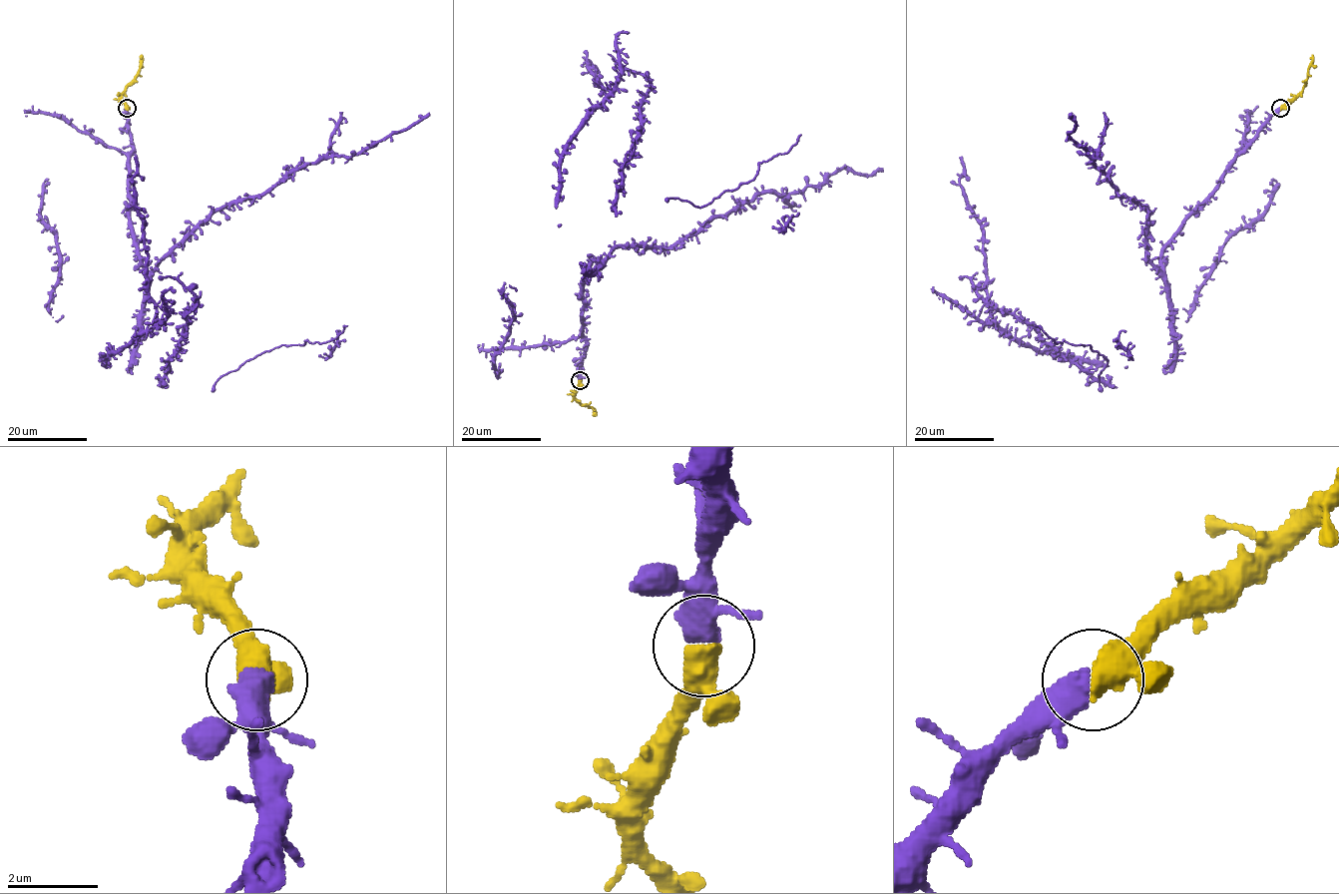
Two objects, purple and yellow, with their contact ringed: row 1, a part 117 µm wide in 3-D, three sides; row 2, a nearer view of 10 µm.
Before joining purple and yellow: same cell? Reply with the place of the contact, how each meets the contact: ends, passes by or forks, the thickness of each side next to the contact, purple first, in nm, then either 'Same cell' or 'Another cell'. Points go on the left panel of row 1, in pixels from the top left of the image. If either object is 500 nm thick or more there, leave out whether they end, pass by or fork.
Place: (127, 108). Thickness 600 nm (purple) against 460 nm. Same cell

